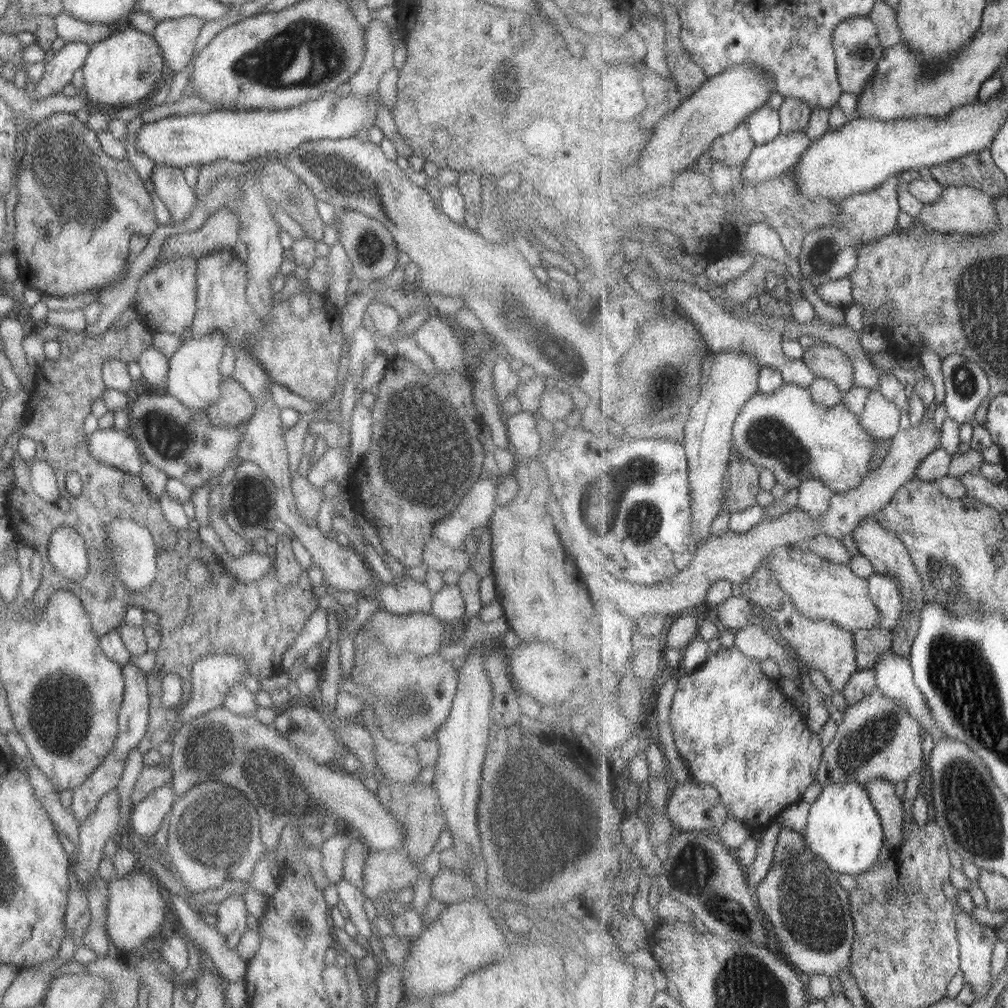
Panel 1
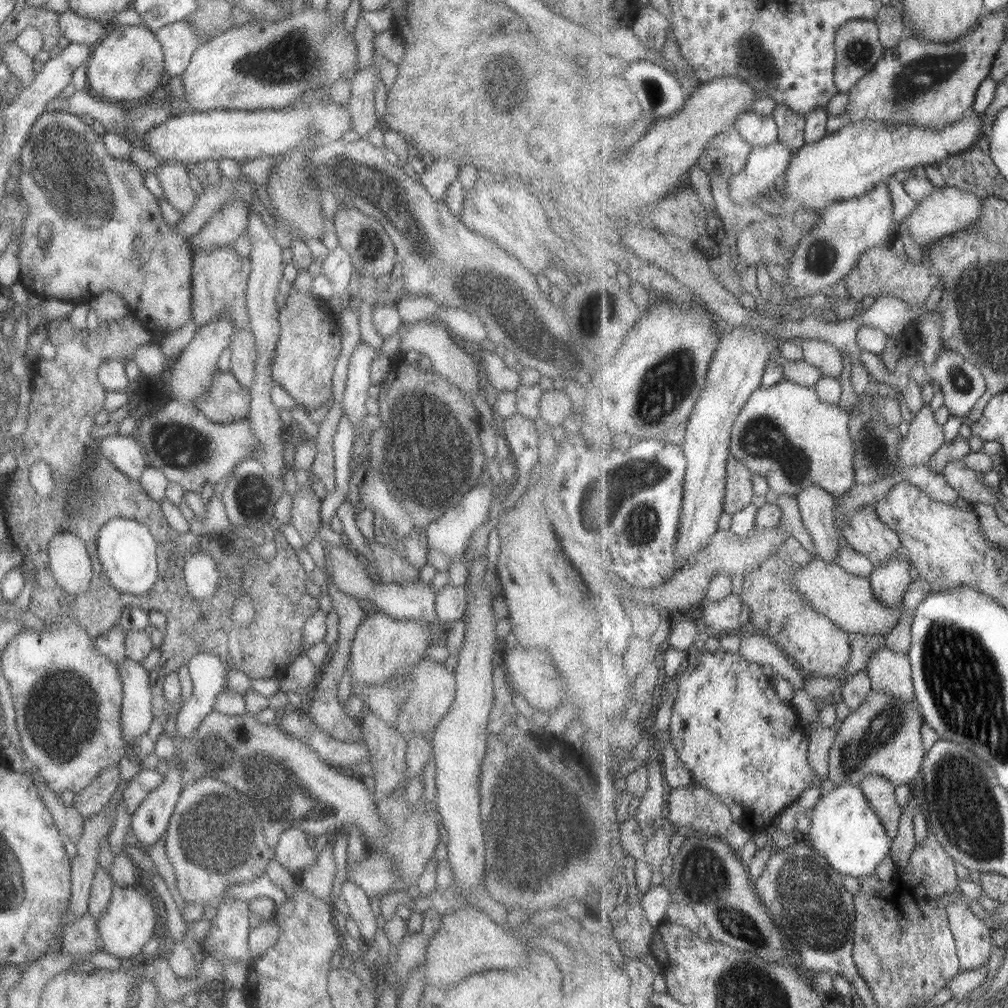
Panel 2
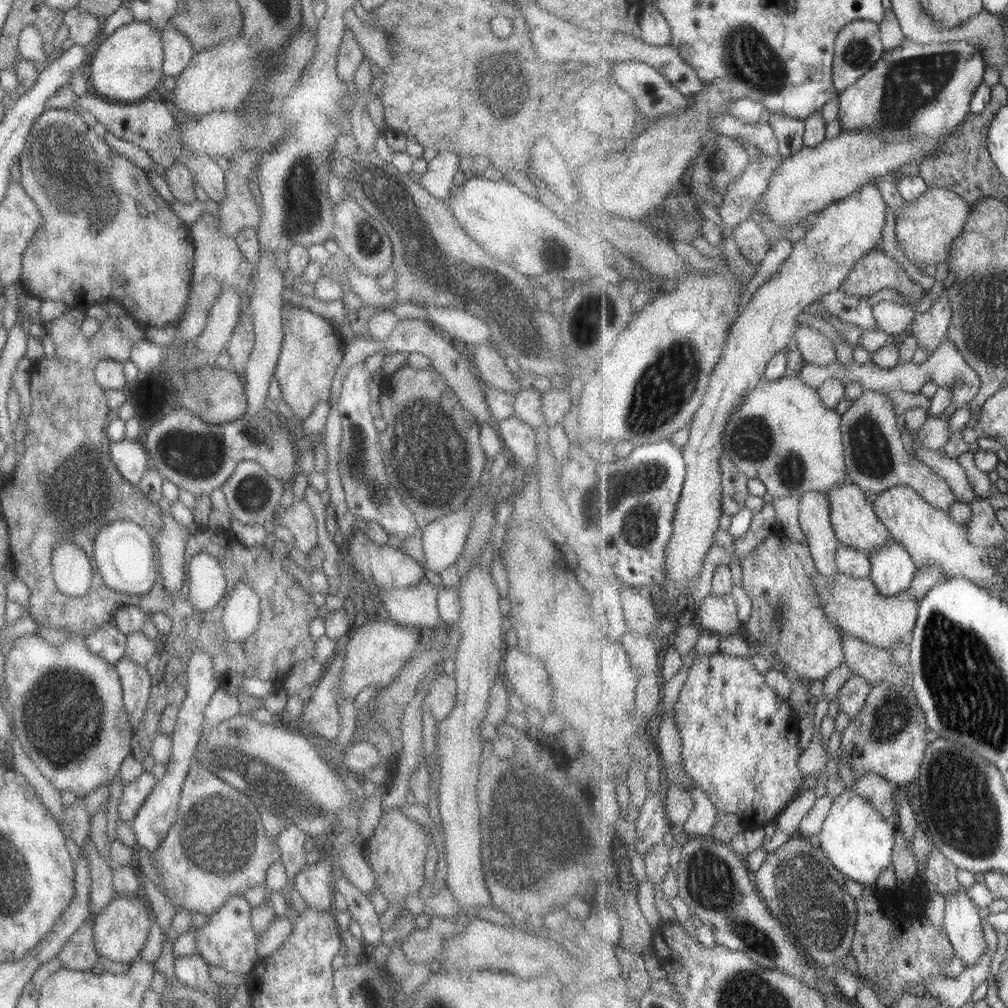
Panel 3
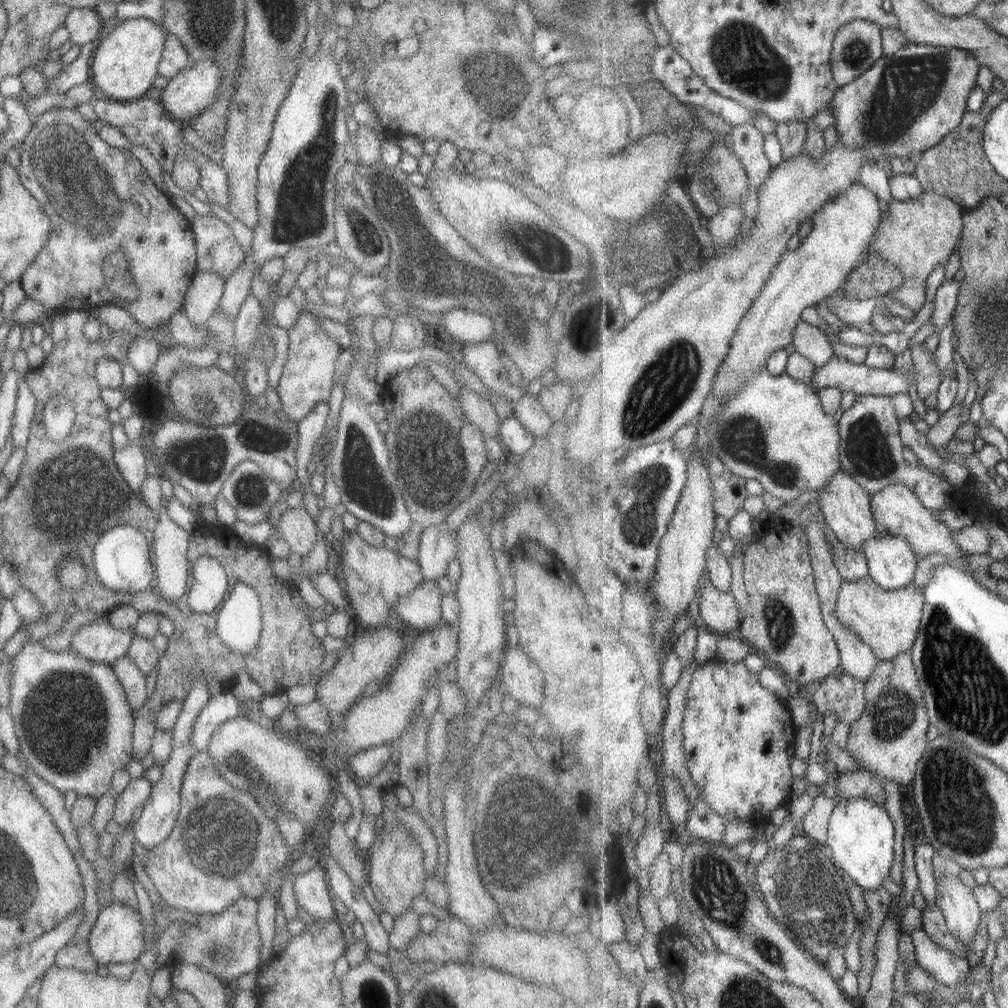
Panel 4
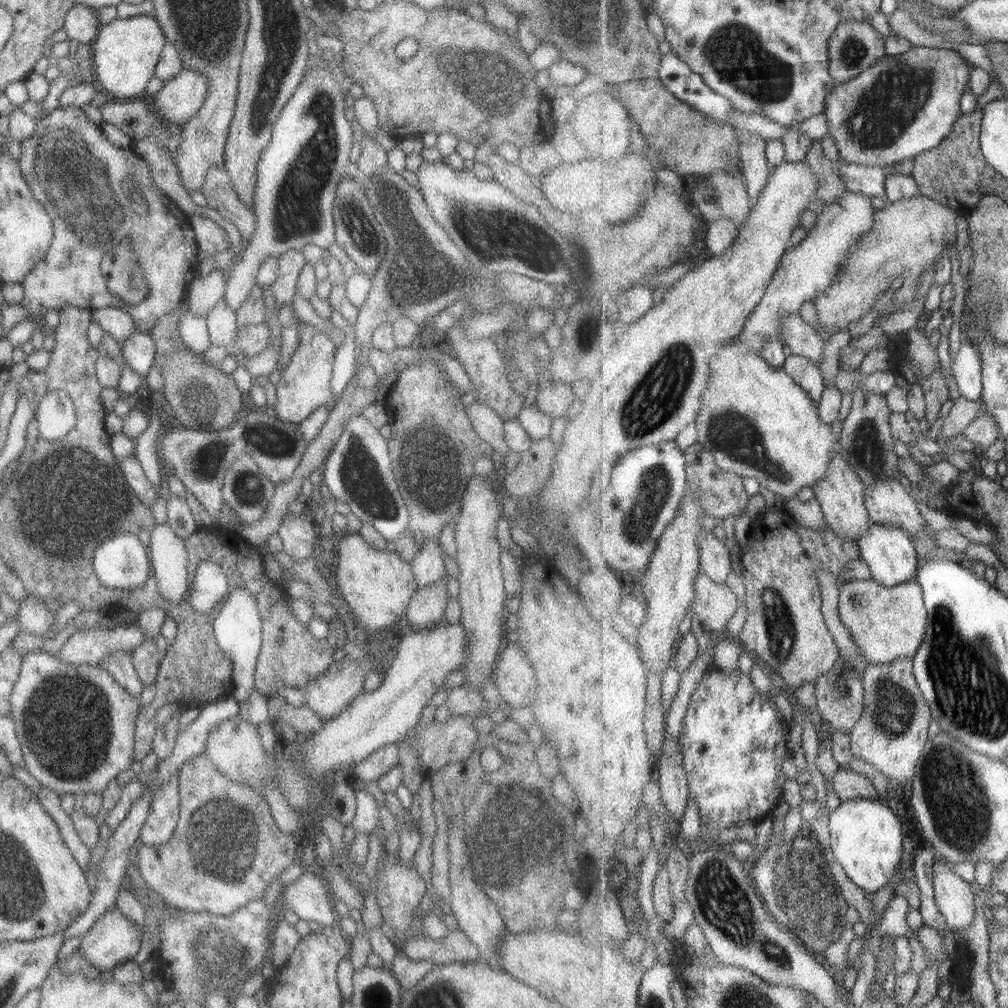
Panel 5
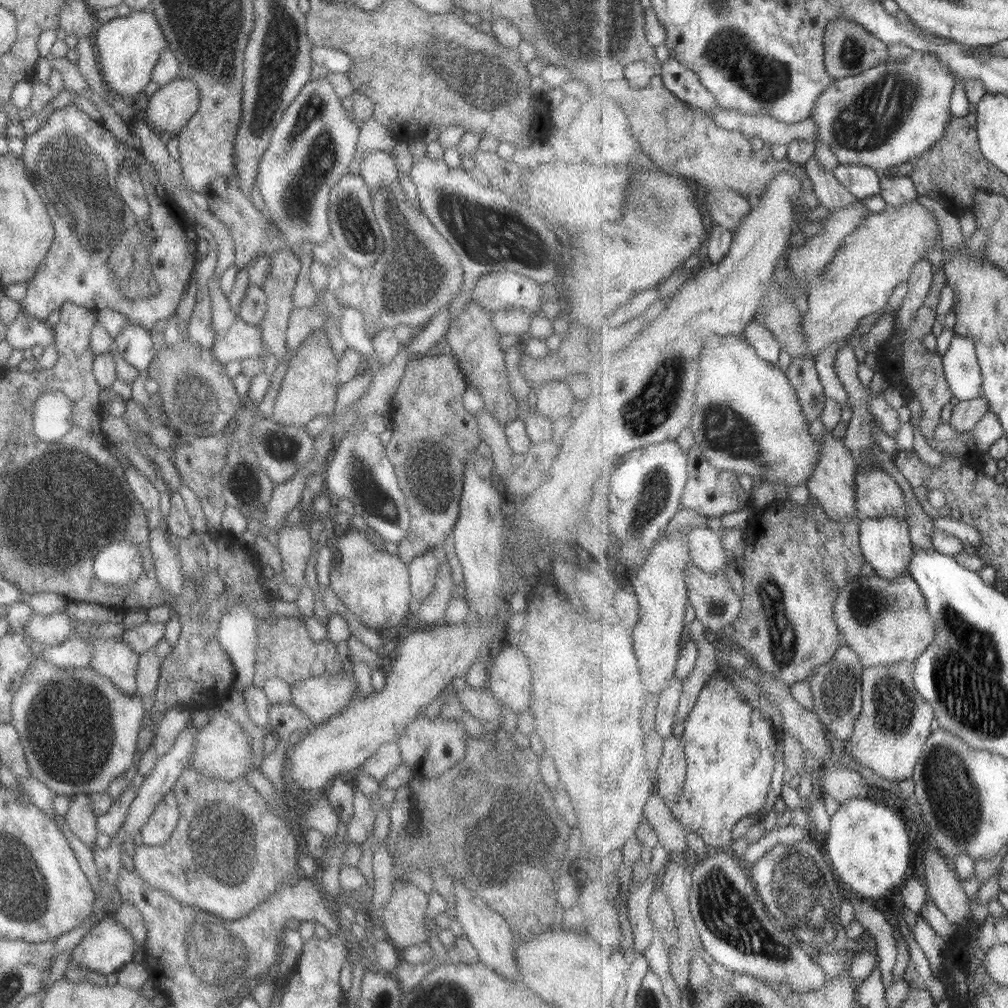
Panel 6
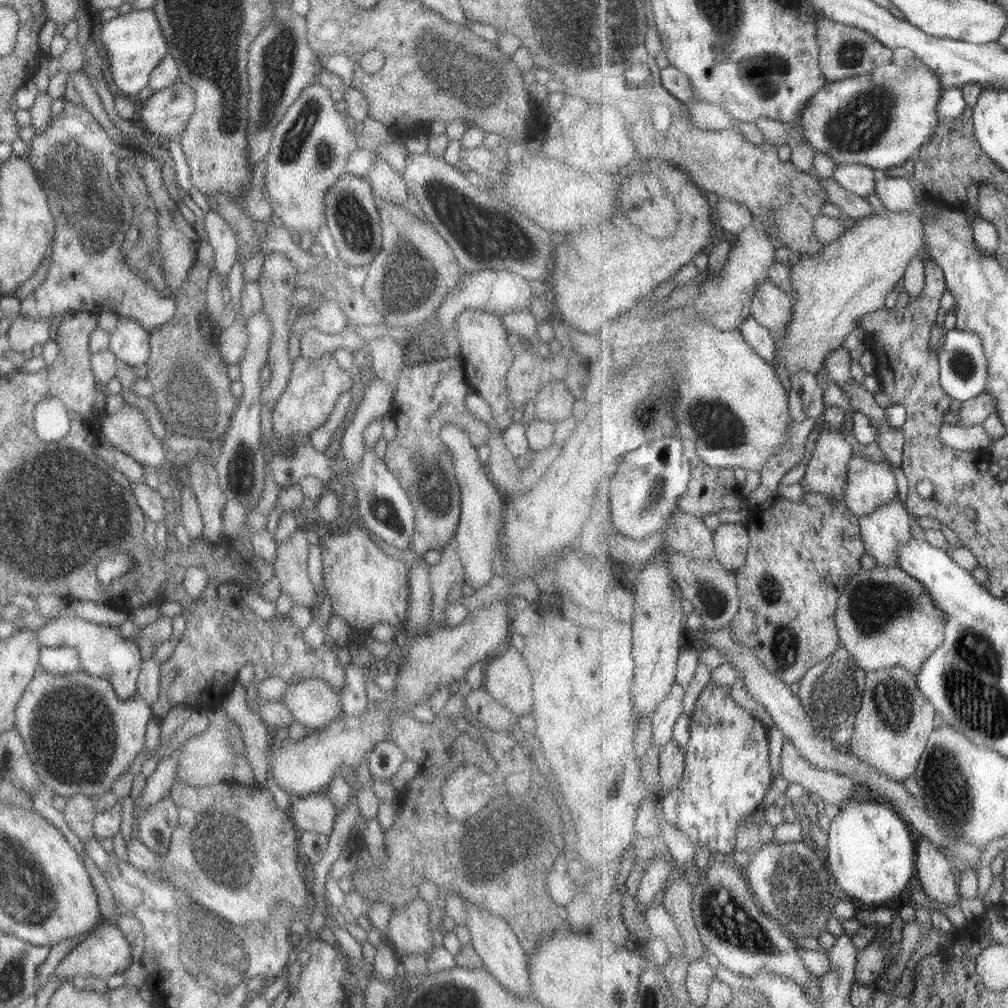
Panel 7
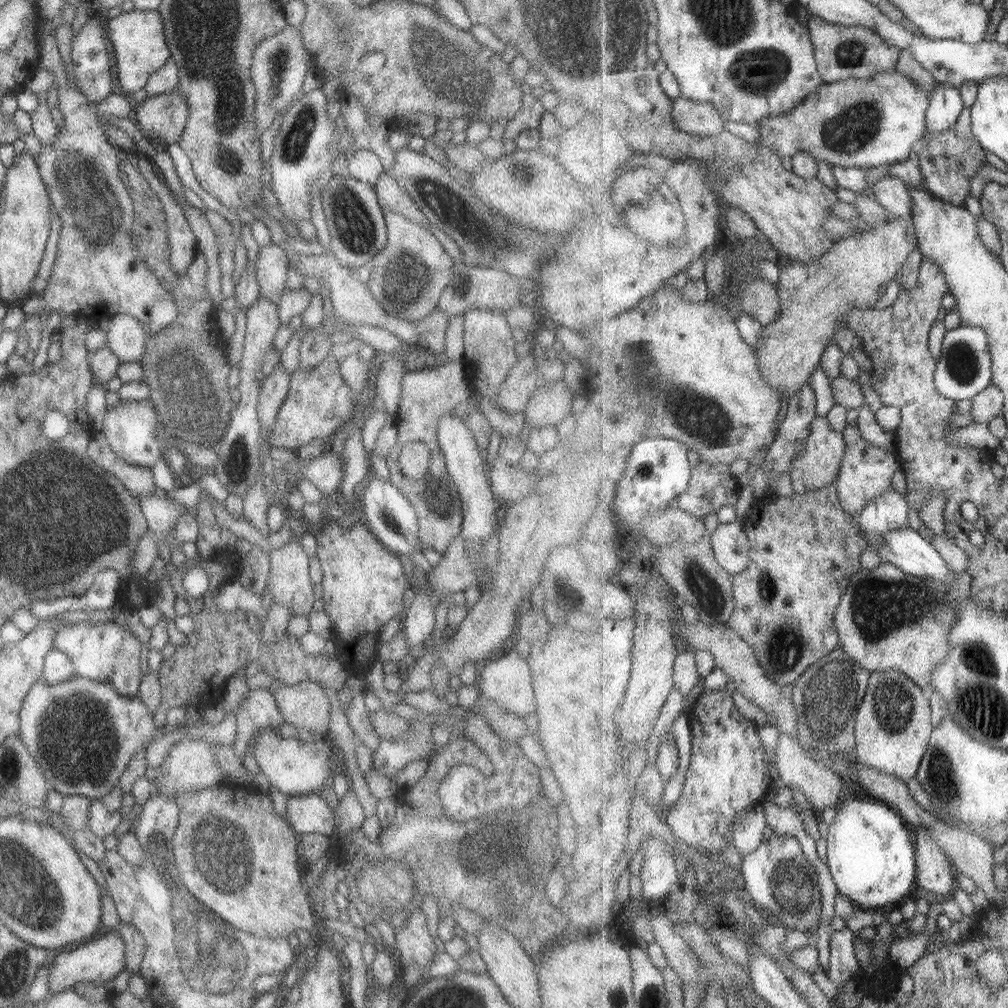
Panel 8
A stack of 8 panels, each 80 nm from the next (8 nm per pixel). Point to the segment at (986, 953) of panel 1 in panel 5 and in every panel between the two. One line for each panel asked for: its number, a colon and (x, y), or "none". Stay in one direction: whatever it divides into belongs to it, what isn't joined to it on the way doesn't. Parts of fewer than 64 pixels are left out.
2: (974, 941)
3: (962, 921)
4: (962, 912)
5: (954, 897)

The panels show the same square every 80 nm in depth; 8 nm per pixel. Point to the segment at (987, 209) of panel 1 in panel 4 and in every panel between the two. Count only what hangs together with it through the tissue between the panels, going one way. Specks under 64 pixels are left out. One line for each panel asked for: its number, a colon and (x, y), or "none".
2: (947, 210)
3: (926, 228)
4: (917, 235)

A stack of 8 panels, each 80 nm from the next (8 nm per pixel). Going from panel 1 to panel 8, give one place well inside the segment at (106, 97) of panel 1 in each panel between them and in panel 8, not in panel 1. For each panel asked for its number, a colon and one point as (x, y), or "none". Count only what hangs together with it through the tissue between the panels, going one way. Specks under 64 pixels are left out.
2: (126, 64)
3: (125, 67)
4: (122, 66)
5: (124, 52)
6: (127, 47)
7: (133, 43)
8: (139, 47)

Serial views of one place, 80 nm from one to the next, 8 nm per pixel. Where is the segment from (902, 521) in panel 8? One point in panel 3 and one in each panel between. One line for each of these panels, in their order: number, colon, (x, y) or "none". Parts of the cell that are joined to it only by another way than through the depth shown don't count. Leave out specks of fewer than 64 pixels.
3: (893, 568)
4: (893, 562)
5: (889, 550)
6: (886, 542)
7: (889, 526)

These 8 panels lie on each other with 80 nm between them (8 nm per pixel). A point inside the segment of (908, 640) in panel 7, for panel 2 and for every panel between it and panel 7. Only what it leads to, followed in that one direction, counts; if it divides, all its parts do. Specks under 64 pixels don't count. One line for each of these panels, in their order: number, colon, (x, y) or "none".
2: (849, 601)
3: (855, 605)
4: (888, 620)
5: (888, 623)
6: (886, 622)

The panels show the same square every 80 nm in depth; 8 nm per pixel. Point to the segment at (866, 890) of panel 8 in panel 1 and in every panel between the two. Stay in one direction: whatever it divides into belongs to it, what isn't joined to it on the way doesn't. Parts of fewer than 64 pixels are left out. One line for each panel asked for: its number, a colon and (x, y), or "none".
1: (844, 828)
2: (845, 828)
3: (859, 842)
4: (861, 839)
5: (867, 837)
6: (869, 848)
7: (871, 856)

